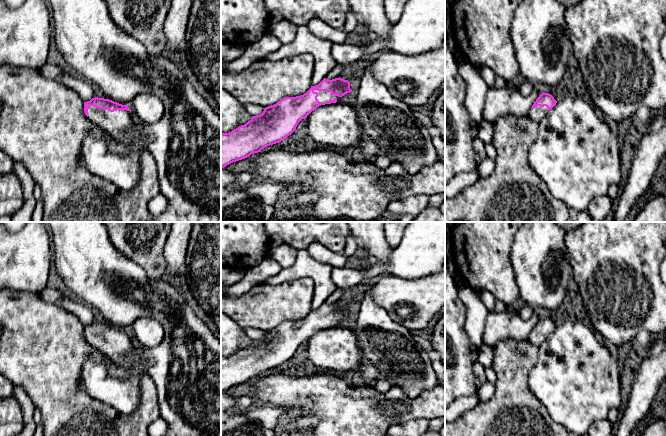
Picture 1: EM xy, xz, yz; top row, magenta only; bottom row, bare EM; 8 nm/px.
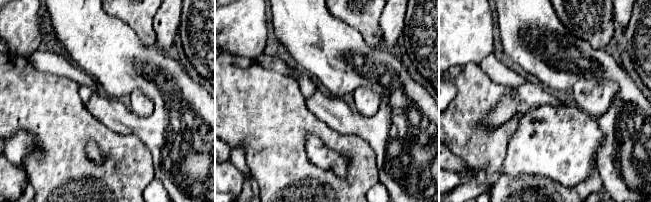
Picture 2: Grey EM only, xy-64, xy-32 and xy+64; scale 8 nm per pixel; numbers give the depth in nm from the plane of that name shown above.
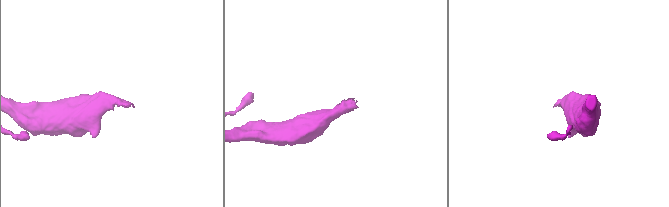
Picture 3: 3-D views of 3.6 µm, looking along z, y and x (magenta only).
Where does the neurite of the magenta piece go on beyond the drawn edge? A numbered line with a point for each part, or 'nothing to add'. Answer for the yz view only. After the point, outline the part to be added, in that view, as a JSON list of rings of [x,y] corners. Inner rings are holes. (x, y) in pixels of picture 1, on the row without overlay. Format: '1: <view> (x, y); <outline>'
1: yz (537, 337); [[[537,330],[530,333],[526,340],[539,347],[546,340],[548,335],[549,334],[546,330],[544,331]]]

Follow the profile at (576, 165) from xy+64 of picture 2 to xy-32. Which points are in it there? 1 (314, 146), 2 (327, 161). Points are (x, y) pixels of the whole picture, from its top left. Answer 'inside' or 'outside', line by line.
1: inside
2: inside

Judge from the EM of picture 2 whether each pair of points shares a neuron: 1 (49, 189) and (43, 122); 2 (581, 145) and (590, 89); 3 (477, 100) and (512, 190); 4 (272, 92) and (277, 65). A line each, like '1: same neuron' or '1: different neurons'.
1: same neuron
2: different neurons
3: same neuron
4: different neurons

